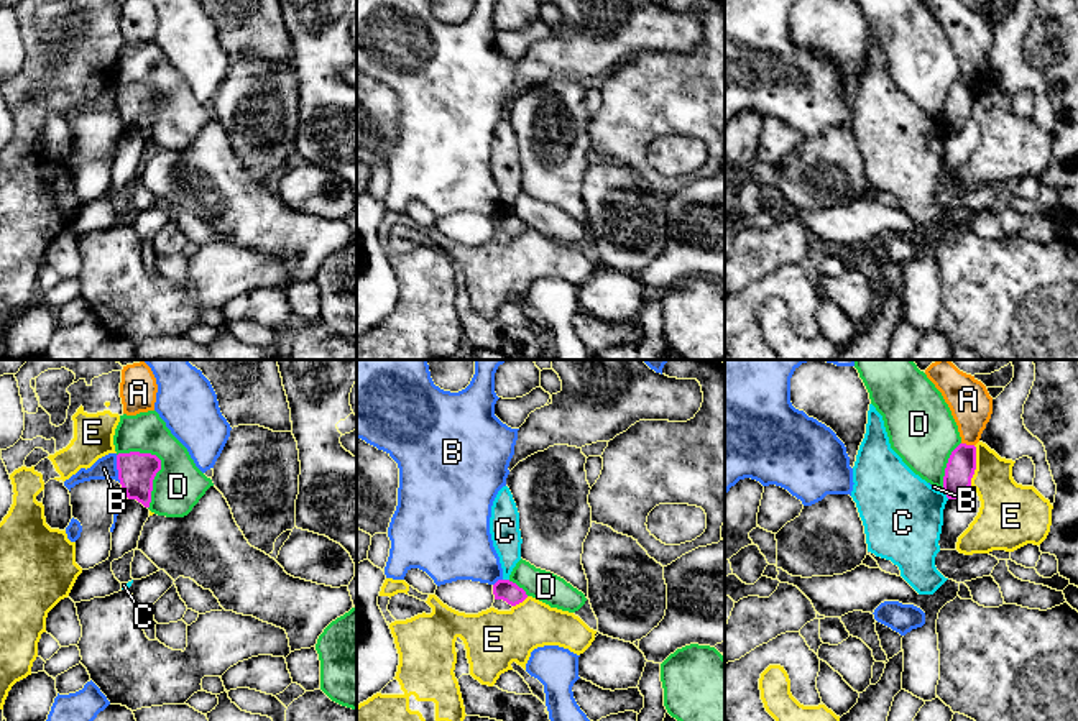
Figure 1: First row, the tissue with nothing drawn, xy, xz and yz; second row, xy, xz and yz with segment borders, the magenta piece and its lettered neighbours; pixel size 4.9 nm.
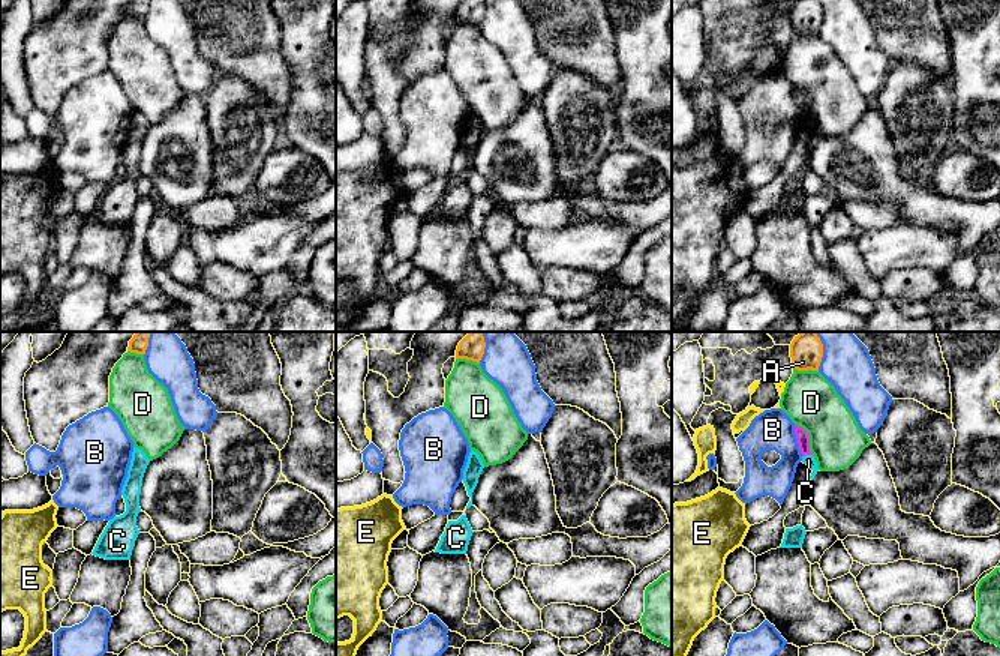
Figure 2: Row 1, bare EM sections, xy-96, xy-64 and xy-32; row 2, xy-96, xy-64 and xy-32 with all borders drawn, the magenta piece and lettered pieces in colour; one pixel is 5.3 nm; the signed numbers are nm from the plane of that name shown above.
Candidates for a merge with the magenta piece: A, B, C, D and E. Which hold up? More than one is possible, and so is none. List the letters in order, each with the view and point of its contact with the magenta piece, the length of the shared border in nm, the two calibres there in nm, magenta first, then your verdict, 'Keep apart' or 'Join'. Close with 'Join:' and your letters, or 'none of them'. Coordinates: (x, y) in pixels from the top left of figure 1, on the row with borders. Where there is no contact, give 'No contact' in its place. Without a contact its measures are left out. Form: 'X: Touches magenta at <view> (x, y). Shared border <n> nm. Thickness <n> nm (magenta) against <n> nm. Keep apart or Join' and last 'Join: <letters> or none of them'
A: Touches magenta at yz (968, 445). Shared border 70 nm. Thickness 140 nm (magenta) against 200 nm. Keep apart
B: Touches magenta at xy (117, 468). Shared border 140 nm. Thickness 180 nm (magenta) against 110 nm. Keep apart
C: Touches magenta at yz (945, 493). Shared border 50 nm. Thickness 140 nm (magenta) against 400 nm. Keep apart
D: Touches magenta at xy (160, 463). Shared border 320 nm. Thickness 180 nm (magenta) against 240 nm. Keep apart
E: Touches magenta at yz (975, 467). Shared border 200 nm. Thickness 140 nm (magenta) against 260 nm. Keep apart
Join: none of them

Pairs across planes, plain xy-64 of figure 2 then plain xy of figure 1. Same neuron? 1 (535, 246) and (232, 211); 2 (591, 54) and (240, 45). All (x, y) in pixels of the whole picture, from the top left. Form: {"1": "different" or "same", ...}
{"1": "different", "2": "same"}

